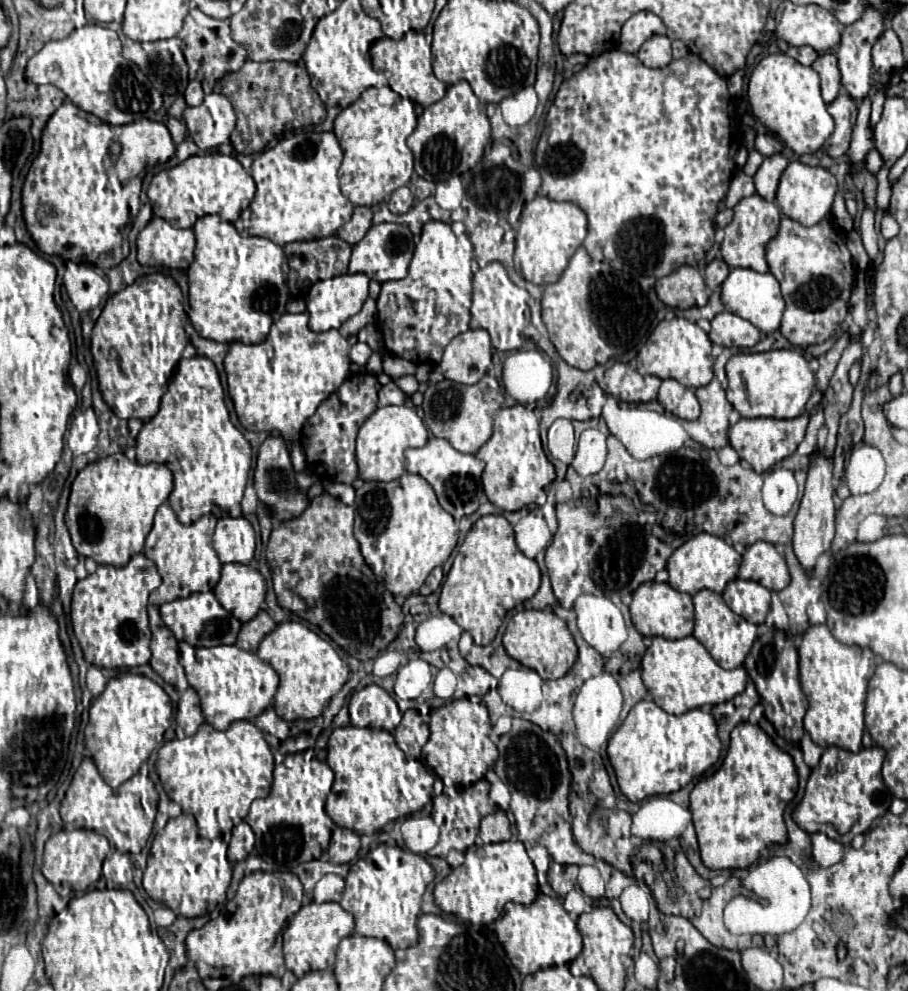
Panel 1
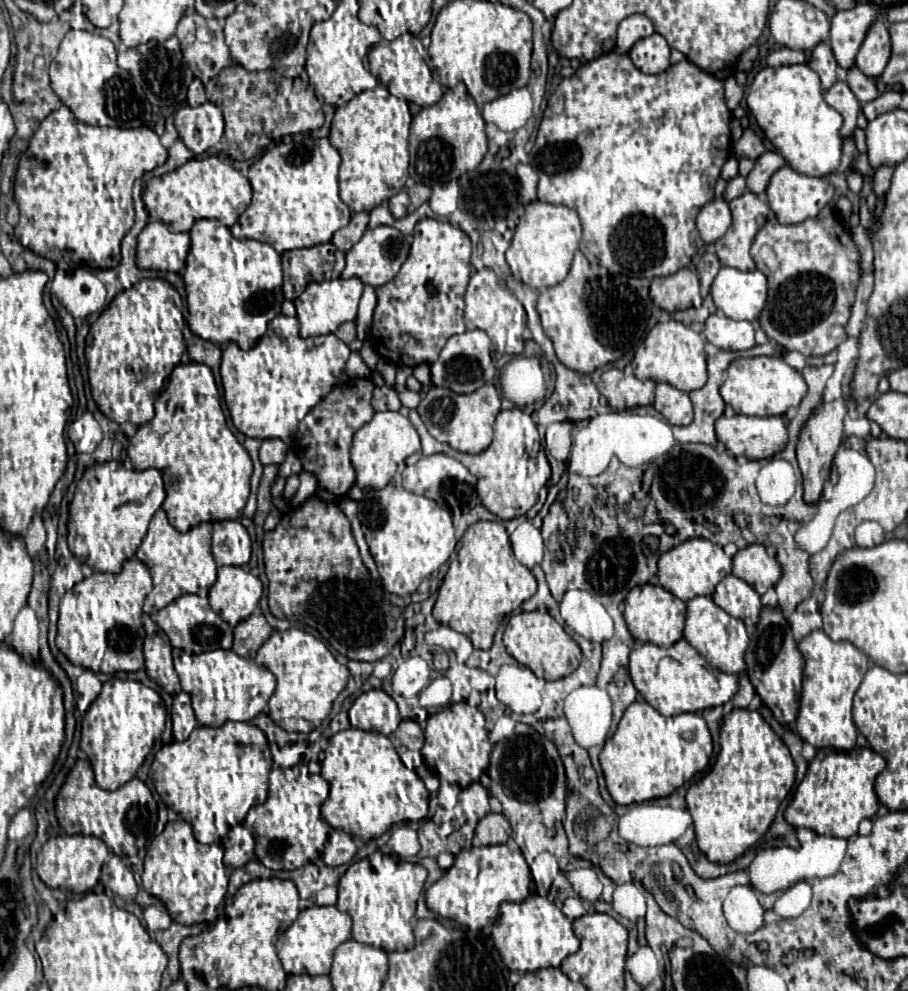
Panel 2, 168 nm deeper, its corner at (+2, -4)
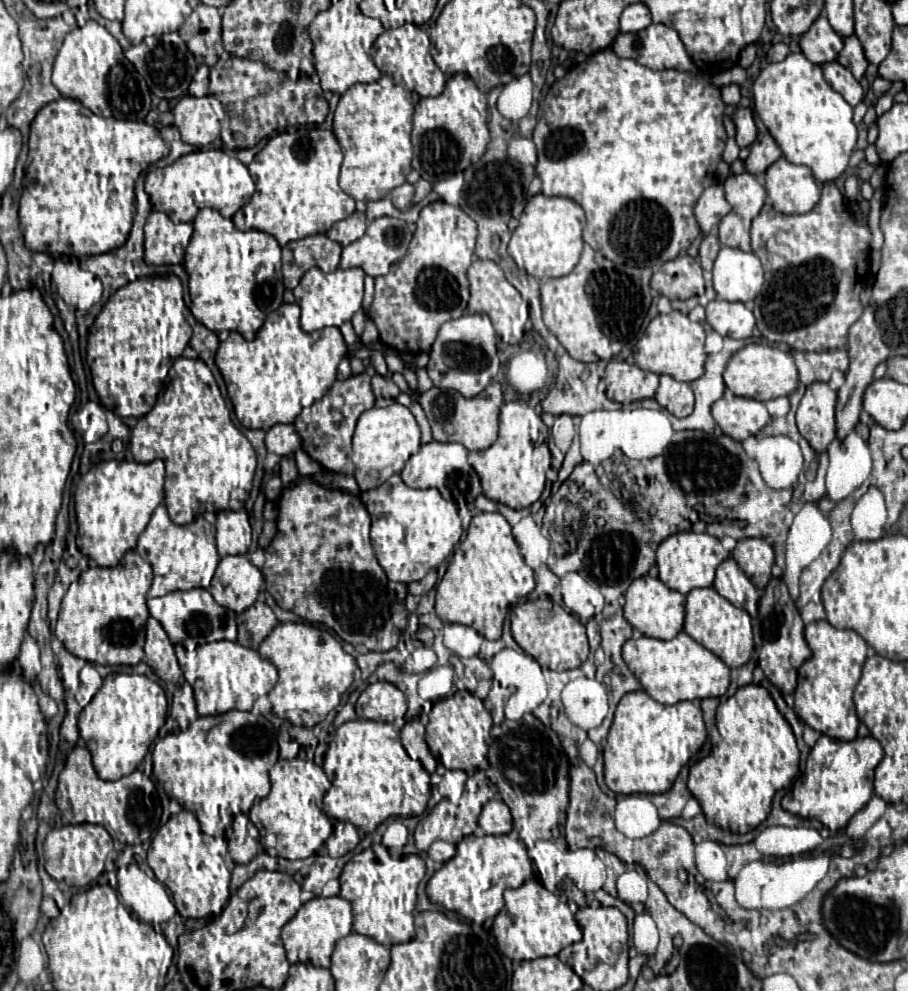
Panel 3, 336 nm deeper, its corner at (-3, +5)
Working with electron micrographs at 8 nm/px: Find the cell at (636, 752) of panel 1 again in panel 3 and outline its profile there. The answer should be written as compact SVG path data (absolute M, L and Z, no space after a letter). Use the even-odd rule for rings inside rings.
M632 691L622 697L614 713L614 723L610 727L606 745L604 745L604 777L608 789L618 795L630 793L664 793L672 787L680 769L704 747L708 739L702 709L692 701L680 701L676 705L662 705L654 701L644 691Z

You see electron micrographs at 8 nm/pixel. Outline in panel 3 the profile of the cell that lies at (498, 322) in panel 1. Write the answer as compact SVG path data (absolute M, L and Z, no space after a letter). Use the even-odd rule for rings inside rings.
M476 259L468 269L468 281L470 281L468 311L470 313L486 313L492 319L492 325L504 343L520 345L524 339L524 325L518 319L518 307L522 303L522 295L506 281L504 271L494 261Z

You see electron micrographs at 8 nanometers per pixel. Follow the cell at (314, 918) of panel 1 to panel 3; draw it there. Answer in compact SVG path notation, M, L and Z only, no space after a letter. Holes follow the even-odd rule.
M314 897L304 903L298 913L284 925L282 941L290 963L310 963L314 967L328 967L330 955L338 939L352 933L352 909L342 897Z

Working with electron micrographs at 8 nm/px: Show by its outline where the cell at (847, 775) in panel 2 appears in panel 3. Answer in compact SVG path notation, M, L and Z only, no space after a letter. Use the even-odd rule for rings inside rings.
M822 735L812 747L806 771L796 779L782 807L804 819L818 819L832 833L846 829L850 819L860 813L874 795L874 769L884 759L884 749L874 737L838 741Z

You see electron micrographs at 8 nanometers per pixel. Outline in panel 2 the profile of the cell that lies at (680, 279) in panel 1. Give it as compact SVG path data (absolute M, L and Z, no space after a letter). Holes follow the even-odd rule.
M681 268L677 274L671 274L669 278L653 278L651 300L667 312L700 307L703 298L697 274L689 268Z

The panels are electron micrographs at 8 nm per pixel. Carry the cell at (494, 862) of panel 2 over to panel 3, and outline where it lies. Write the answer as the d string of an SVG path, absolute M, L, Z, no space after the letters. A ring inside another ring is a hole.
M470 835L456 845L456 855L432 875L426 885L426 893L430 901L440 903L465 919L482 925L490 917L496 917L504 907L502 893L506 889L520 887L530 877L532 861L518 839L512 839L510 835Z

